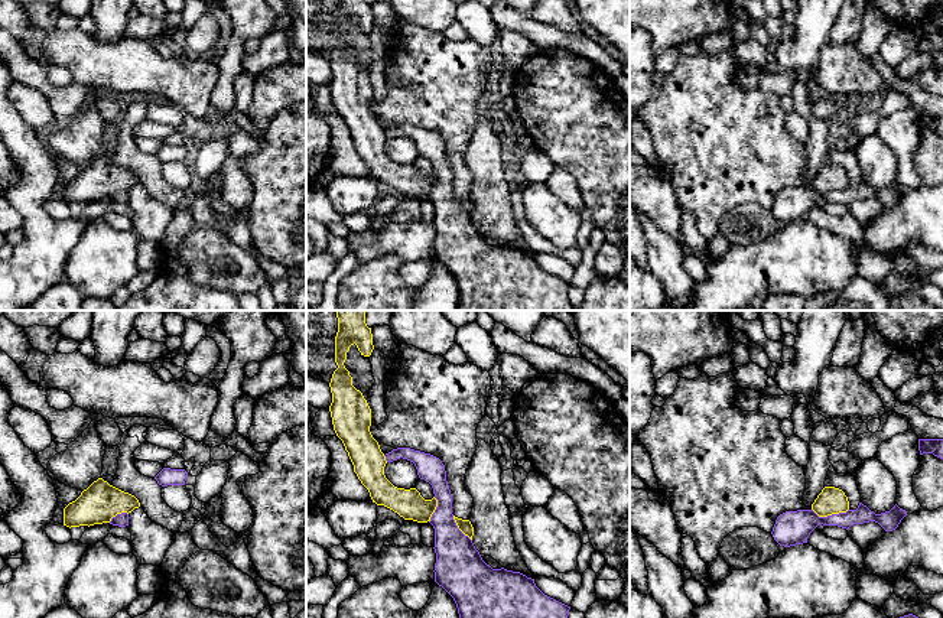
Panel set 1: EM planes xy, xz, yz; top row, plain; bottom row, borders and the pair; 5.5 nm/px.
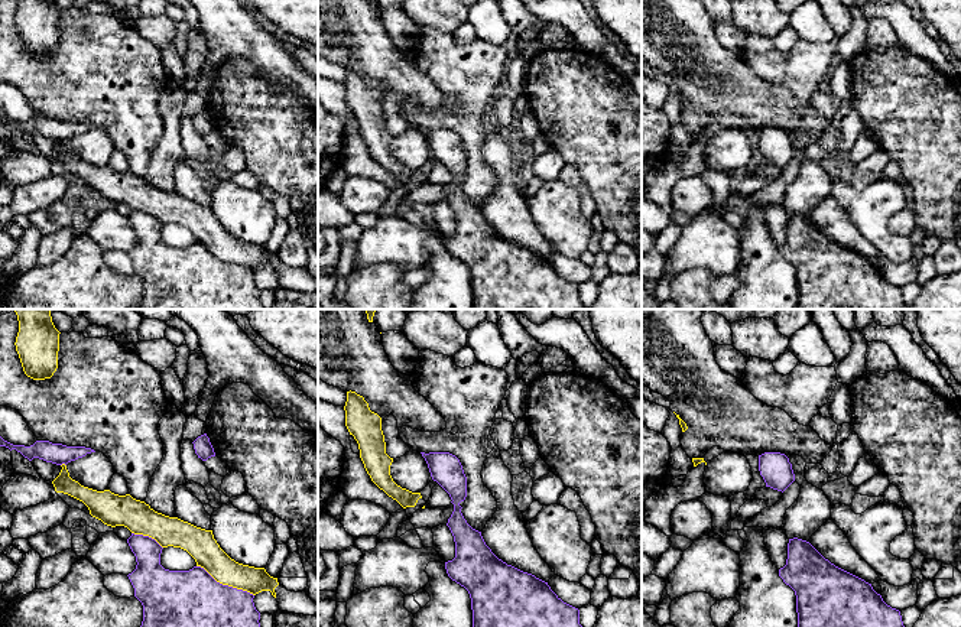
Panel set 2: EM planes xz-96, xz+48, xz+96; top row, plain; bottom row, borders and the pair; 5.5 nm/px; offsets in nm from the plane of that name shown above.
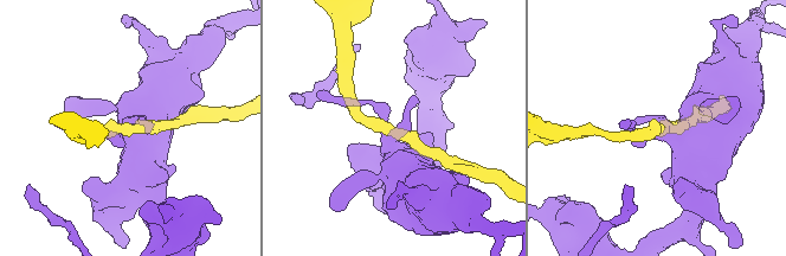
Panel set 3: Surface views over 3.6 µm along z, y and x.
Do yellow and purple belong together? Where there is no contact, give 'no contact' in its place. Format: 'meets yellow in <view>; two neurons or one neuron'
meets yellow in yz; two neurons

